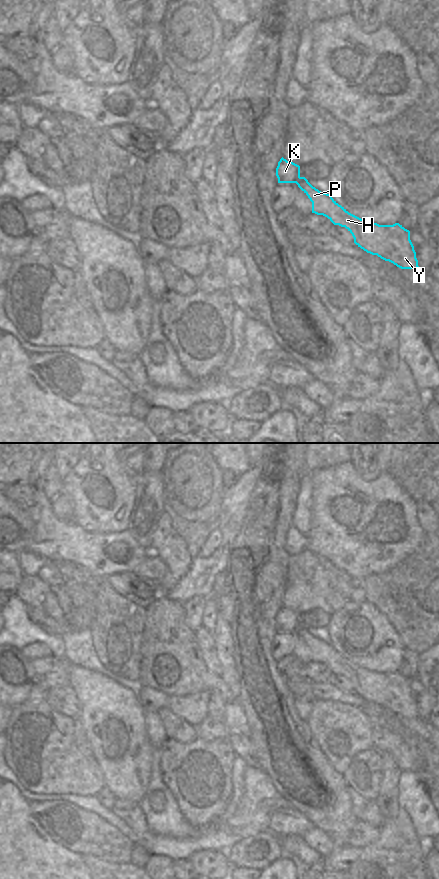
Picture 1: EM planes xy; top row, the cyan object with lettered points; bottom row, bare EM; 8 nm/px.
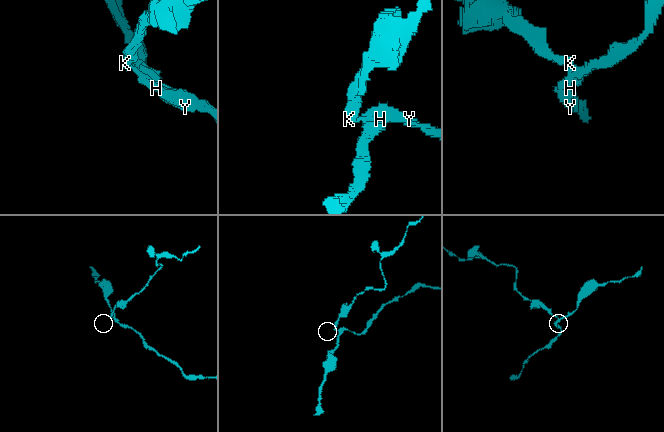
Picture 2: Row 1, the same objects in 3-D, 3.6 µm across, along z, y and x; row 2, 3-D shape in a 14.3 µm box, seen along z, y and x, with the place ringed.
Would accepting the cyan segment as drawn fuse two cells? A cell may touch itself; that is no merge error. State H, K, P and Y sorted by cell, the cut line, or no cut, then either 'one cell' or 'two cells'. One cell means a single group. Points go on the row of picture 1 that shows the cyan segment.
H P Y / K | xy (299, 176), (295, 182) | two cells

